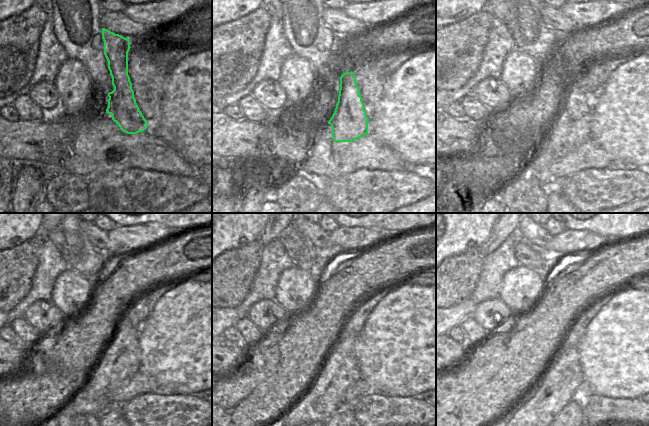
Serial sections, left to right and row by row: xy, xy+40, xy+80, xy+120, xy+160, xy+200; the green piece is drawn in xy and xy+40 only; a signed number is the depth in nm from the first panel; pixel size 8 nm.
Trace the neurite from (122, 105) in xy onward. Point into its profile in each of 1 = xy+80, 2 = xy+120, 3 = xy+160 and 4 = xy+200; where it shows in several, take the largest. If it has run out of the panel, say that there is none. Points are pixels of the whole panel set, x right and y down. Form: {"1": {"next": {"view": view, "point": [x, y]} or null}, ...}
{"1": {"next": {"view": "xy+80", "point": [570, 129]}}, "2": {"next": {"view": "xy+120", "point": [120, 360]}}, "3": {"next": {"view": "xy+160", "point": [340, 370]}}, "4": {"next": {"view": "xy+200", "point": [560, 385]}}}

